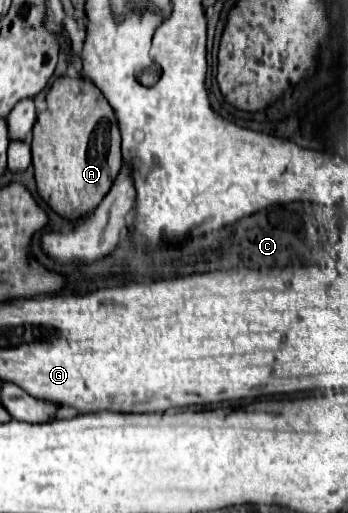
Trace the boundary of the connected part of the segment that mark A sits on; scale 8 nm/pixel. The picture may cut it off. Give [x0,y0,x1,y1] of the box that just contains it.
[32,77,120,219]

